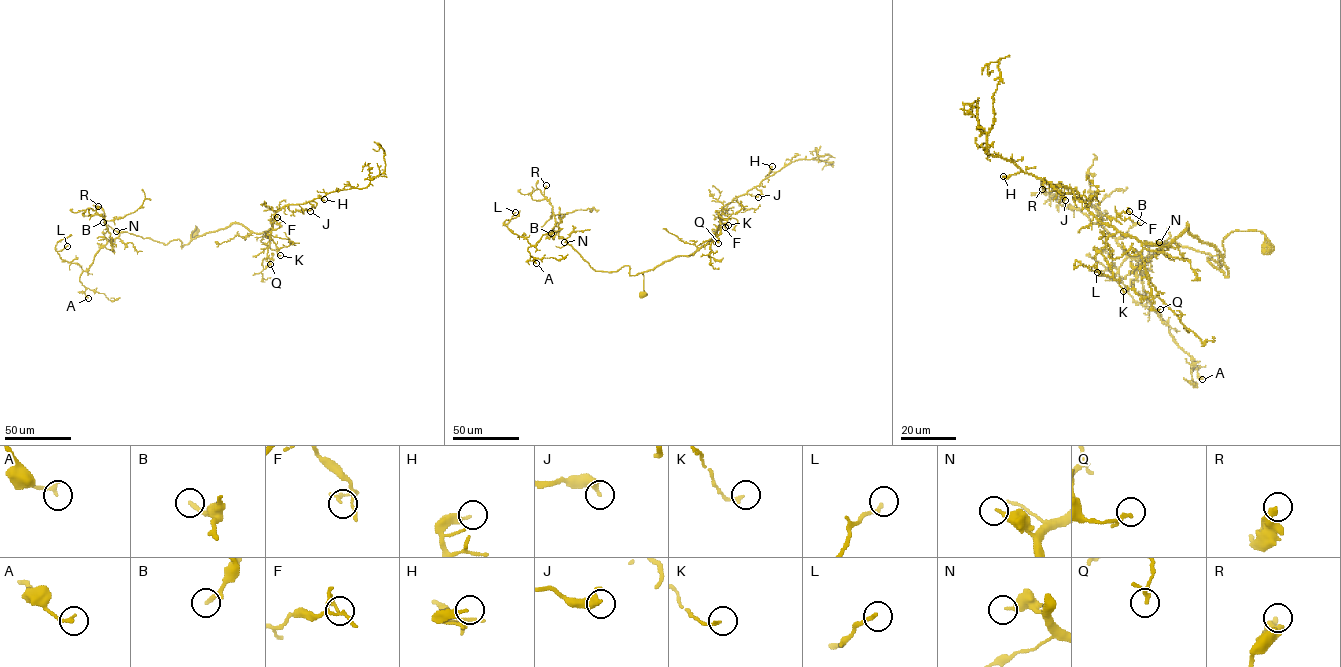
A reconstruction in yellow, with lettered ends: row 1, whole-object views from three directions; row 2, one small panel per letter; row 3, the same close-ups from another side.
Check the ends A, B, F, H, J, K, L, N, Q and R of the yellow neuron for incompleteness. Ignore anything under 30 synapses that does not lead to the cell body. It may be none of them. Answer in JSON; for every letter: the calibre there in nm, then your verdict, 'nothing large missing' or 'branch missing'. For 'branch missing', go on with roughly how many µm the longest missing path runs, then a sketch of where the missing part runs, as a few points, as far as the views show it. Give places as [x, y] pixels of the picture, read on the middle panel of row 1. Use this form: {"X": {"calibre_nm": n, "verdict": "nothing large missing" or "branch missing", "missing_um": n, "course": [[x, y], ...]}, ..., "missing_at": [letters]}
{"A": {"calibre_nm": 180, "verdict": "nothing large missing"}, "B": {"calibre_nm": 200, "verdict": "branch missing", "missing_um": 20, "course": [[551, 233], [548, 234], [550, 225], [558, 221]]}, "F": {"calibre_nm": 120, "verdict": "nothing large missing"}, "H": {"calibre_nm": 280, "verdict": "nothing large missing"}, "J": {"calibre_nm": 360, "verdict": "nothing large missing"}, "K": {"calibre_nm": 140, "verdict": "nothing large missing"}, "L": {"calibre_nm": 180, "verdict": "nothing large missing"}, "N": {"calibre_nm": 260, "verdict": "nothing large missing"}, "Q": {"calibre_nm": 140, "verdict": "nothing large missing"}, "R": {"calibre_nm": 380, "verdict": "nothing large missing"}, "missing_at": ["B"]}

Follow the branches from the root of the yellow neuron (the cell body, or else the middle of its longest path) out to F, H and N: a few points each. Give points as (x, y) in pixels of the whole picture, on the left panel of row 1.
F: (193, 234), (195, 226), (192, 238), (233, 223), (262, 233), (272, 227), (272, 218), (277, 217)
H: (193, 234), (195, 226), (192, 238), (233, 223), (262, 233), (272, 227), (275, 214), (284, 206), (324, 199)
N: (193, 234), (195, 226), (191, 240), (181, 248), (179, 239), (164, 244), (128, 232), (116, 231)

